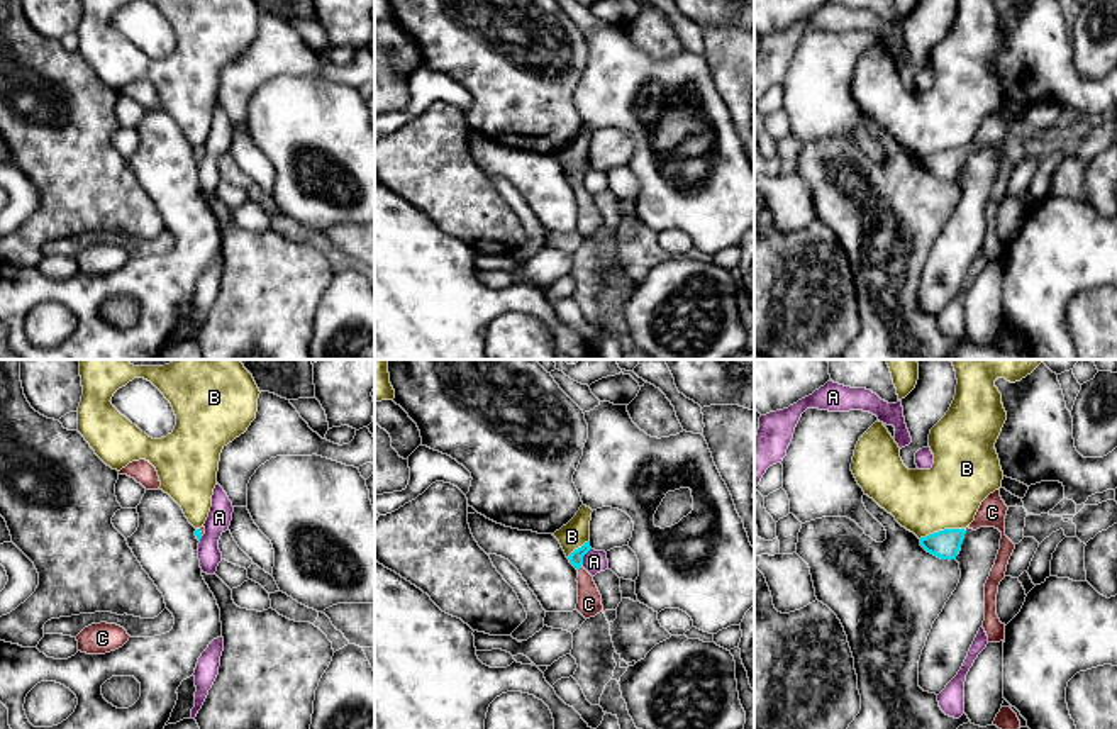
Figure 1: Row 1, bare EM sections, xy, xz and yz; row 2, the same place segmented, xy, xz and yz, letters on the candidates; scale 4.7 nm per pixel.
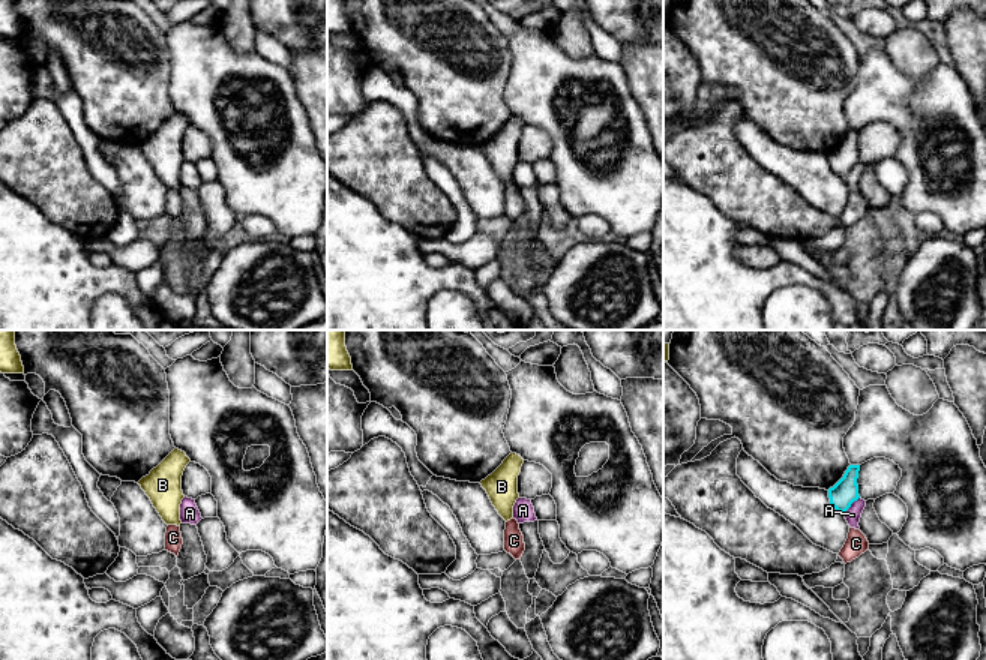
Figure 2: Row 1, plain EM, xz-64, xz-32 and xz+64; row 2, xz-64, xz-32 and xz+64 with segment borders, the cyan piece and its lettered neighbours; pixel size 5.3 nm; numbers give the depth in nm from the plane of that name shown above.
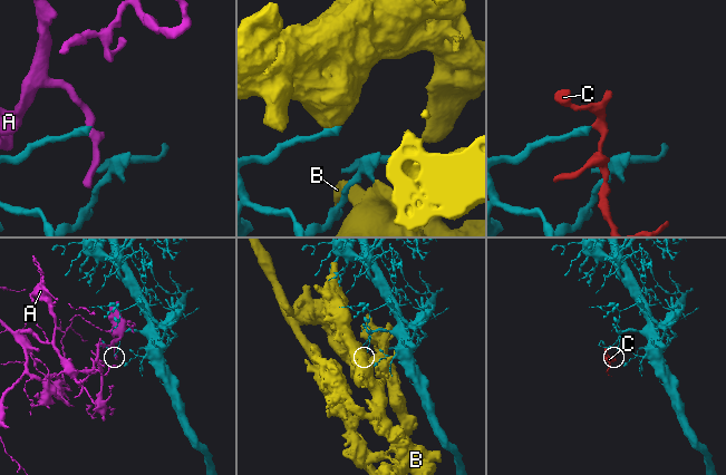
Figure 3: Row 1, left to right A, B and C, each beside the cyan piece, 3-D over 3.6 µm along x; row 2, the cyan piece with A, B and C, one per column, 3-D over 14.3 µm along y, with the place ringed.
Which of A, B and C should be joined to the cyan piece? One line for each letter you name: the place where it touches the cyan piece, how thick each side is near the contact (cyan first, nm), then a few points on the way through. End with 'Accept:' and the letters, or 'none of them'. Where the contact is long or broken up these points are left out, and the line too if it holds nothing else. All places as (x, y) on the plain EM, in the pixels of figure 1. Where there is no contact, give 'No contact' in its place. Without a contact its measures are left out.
C: Touches cyan at xy (200, 153). Thickness 30 nm (cyan) against 30 nm. Path across: xy (197, 153), (200, 153), (202, 150)
Accept: C

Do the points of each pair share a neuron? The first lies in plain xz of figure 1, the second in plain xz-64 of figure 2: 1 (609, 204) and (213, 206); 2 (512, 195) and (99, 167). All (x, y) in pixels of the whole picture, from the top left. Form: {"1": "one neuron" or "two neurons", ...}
{"1": "two neurons", "2": "one neuron"}

